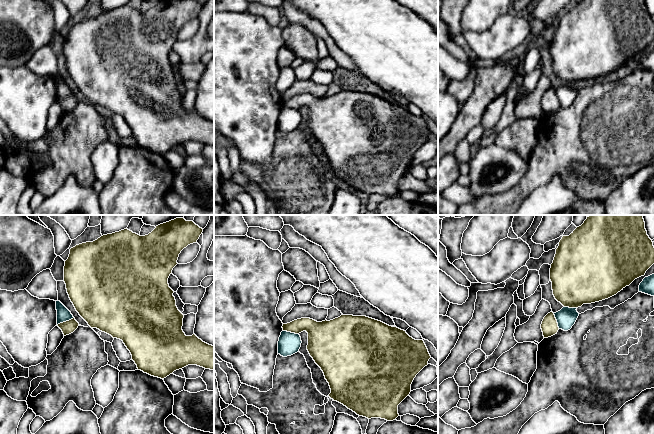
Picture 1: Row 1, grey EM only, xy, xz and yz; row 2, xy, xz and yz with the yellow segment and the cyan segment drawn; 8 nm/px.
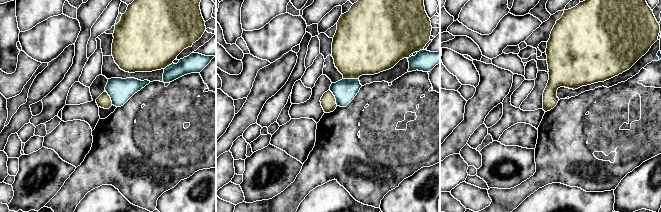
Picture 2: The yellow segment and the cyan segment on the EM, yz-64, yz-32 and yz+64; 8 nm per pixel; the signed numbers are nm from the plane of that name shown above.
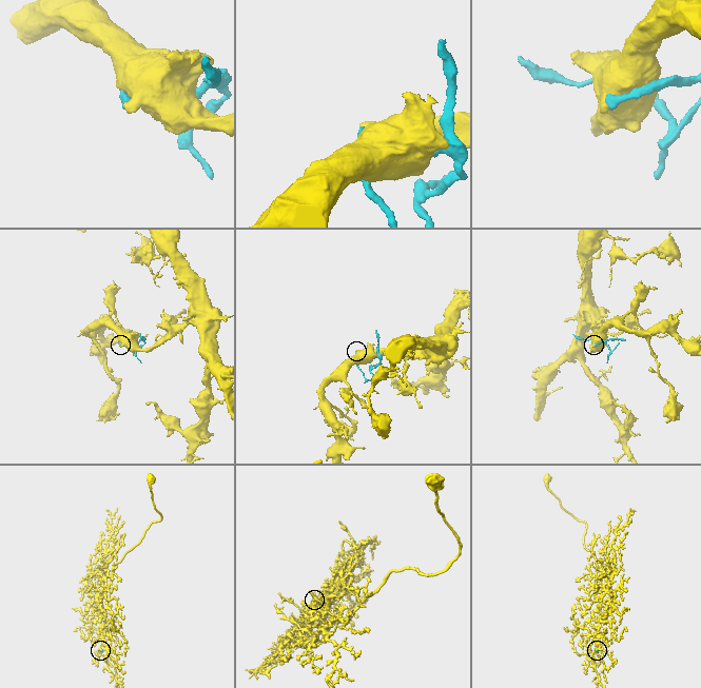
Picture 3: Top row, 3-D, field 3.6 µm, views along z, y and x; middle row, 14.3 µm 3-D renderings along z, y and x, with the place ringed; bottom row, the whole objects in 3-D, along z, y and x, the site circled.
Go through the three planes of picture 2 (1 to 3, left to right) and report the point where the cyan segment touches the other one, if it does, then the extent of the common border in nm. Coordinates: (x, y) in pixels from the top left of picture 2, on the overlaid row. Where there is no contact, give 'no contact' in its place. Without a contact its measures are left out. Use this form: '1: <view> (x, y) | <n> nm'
1: yz-64 (109, 97) | 130 nm
2: yz-32 (334, 98) | 140 nm
3: no contact

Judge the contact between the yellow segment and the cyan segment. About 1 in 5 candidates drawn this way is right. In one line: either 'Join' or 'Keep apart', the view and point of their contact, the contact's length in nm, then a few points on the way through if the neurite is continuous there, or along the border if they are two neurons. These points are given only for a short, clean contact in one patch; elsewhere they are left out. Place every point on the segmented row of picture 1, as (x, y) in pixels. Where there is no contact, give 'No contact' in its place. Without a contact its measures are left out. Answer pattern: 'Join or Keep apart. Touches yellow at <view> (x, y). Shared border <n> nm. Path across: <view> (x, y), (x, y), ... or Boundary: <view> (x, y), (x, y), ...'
Keep apart. Touches yellow at xy (66, 321). Shared border 150 nm

